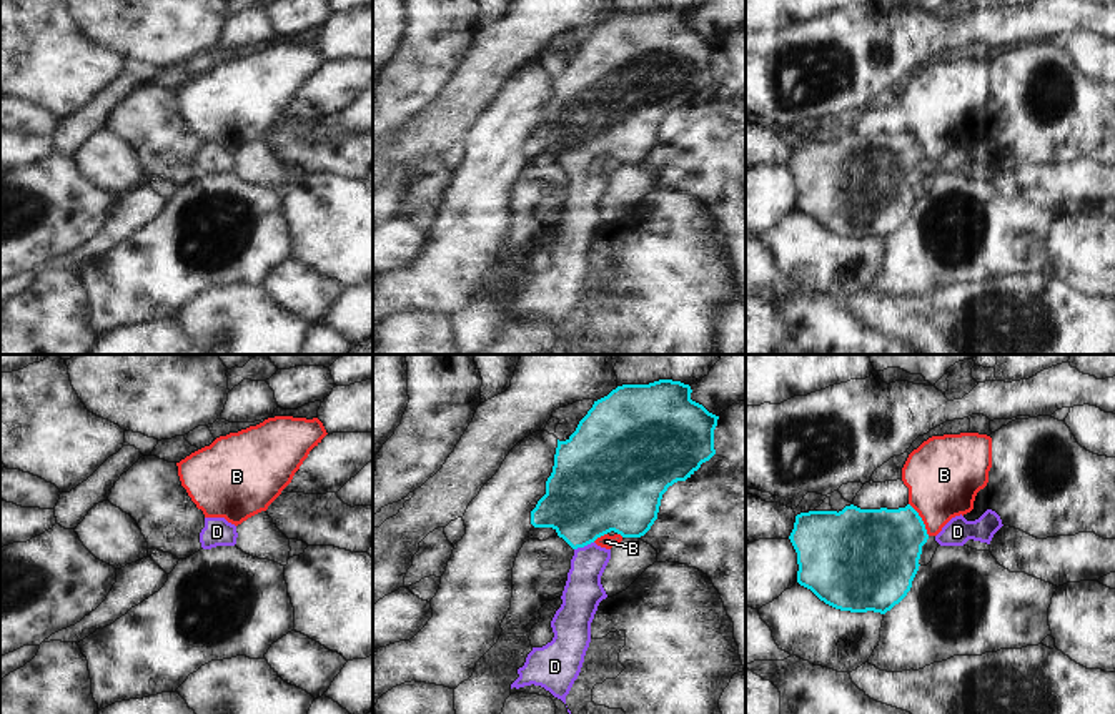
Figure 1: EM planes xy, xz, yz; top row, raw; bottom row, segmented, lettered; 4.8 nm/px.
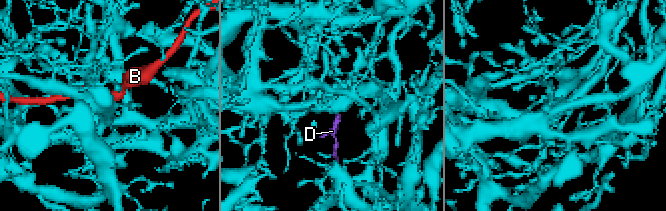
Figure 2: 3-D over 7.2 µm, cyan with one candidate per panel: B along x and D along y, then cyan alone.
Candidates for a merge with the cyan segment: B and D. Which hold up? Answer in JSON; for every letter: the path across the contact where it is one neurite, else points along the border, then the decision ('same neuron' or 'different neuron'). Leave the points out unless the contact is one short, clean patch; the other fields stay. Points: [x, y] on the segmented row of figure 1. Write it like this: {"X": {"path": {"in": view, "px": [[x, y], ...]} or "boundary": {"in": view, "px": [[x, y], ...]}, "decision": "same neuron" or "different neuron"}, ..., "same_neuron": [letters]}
{"B": {"decision": "different neuron"}, "D": {"path": {"in": "xz", "px": [[588, 495], [583, 546], [583, 591]]}, "decision": "same neuron"}, "same_neuron": ["D"]}

